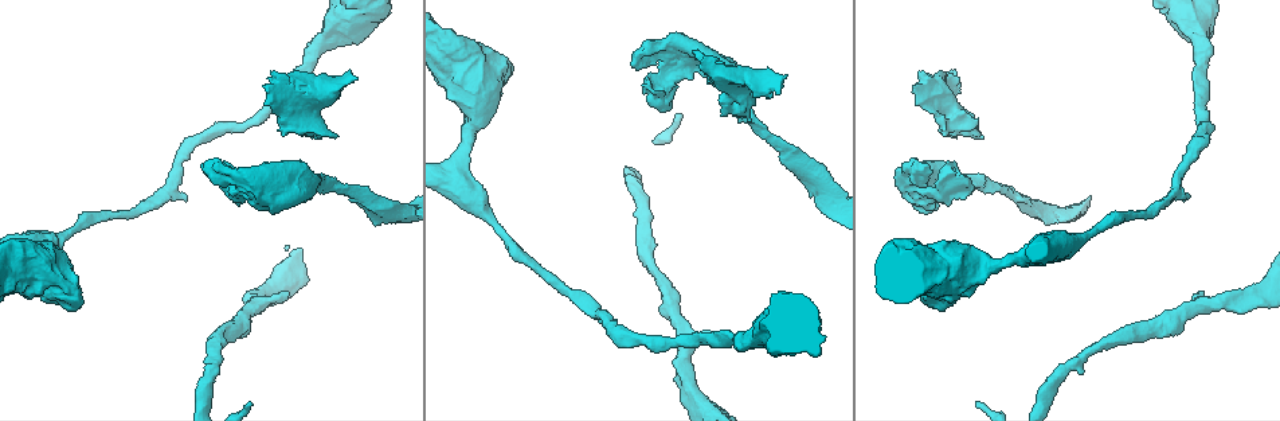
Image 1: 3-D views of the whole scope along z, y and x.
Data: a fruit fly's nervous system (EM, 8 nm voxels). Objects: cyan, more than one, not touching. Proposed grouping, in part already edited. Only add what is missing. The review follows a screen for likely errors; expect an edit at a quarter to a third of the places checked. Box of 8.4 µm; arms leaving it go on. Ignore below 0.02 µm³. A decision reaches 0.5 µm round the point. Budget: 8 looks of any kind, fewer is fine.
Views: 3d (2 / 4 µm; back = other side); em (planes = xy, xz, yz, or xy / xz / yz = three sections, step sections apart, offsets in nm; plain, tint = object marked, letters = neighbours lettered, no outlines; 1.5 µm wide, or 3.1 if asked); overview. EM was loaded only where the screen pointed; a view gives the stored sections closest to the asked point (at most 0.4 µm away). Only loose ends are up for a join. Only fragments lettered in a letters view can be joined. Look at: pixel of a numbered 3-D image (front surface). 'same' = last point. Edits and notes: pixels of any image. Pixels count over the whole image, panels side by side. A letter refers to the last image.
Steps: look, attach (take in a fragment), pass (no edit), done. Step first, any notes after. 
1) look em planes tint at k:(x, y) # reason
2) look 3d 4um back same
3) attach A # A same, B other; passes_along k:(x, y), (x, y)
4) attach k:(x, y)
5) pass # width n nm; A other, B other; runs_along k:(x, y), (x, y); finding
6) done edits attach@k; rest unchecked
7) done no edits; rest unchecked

look em yz step 4 letters at 1:(287, 292)

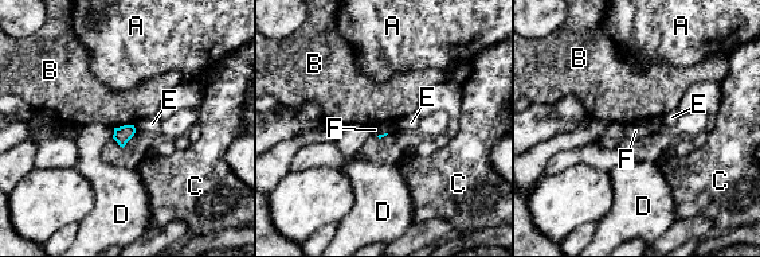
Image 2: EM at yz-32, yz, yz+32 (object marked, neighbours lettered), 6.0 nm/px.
look em planes letters same

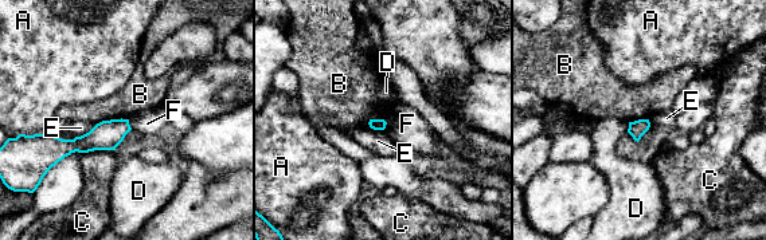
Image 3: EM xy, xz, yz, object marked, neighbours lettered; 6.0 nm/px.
pass # A other, B other, C other, D other, E other, F other; border 3:(128, 120), (132, 129); no lettered fragment goes on from it

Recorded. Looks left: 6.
look 3d 2um at 1:(786, 75) # free end

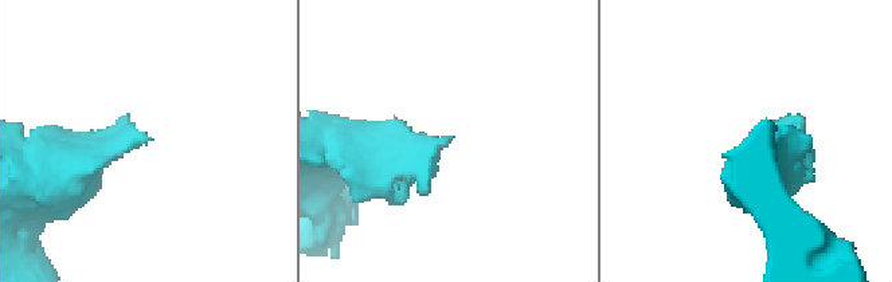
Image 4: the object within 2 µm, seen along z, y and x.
look em planes letters at 4:(150, 140)

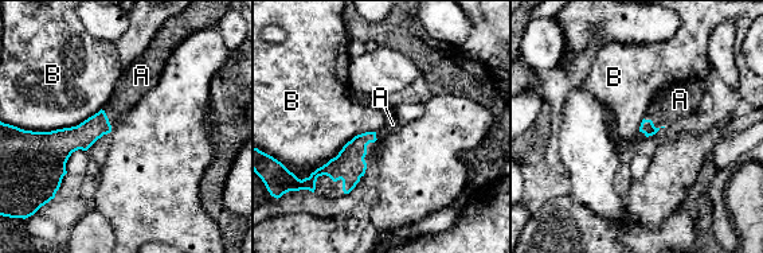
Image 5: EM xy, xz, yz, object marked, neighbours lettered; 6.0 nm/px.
attach A # longest_contact B 550 nm; A same, B other; passes_along 5:(349, 166), (366, 148), (392, 124); it goes on there

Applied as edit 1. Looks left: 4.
look overview

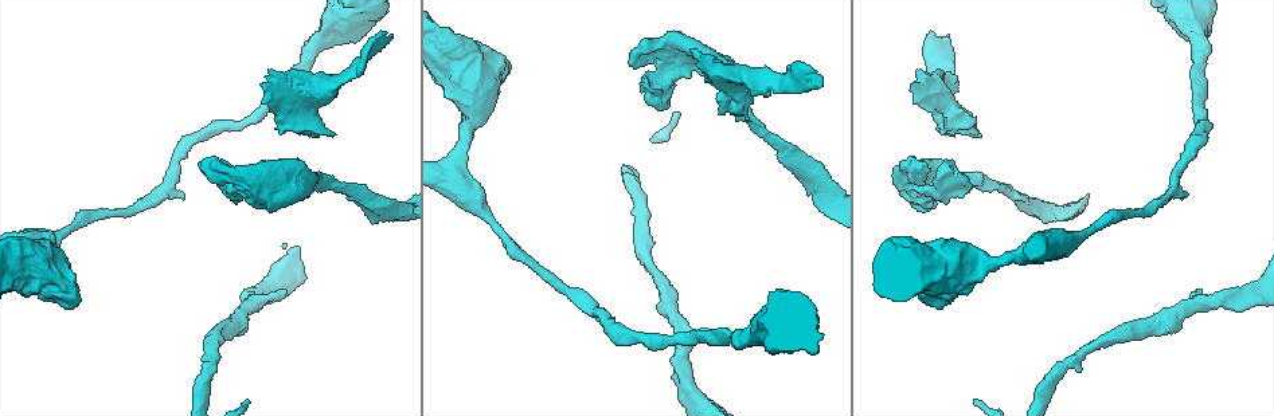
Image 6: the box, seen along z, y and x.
look 3d 4um at 6:(935, 306) # free end

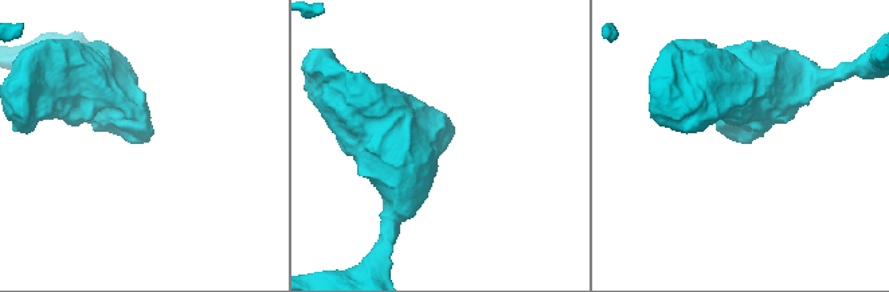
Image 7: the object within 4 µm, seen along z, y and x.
look em planes letters at 7:(451, 139) # shape alone is not enough

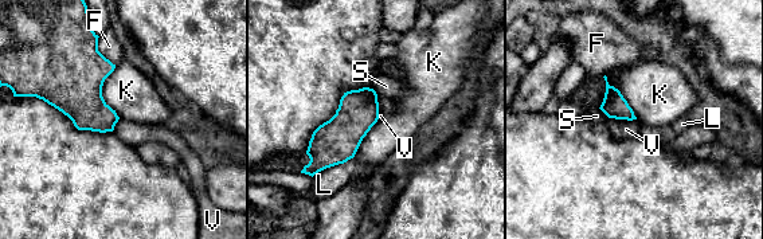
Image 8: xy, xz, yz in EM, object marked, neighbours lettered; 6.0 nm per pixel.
pass # F other, K other, L other, S other, V other; border 8:(609, 117), (636, 120); no lettered fragment goes on from it

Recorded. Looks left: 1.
done edits attach@5; rest unchecked

